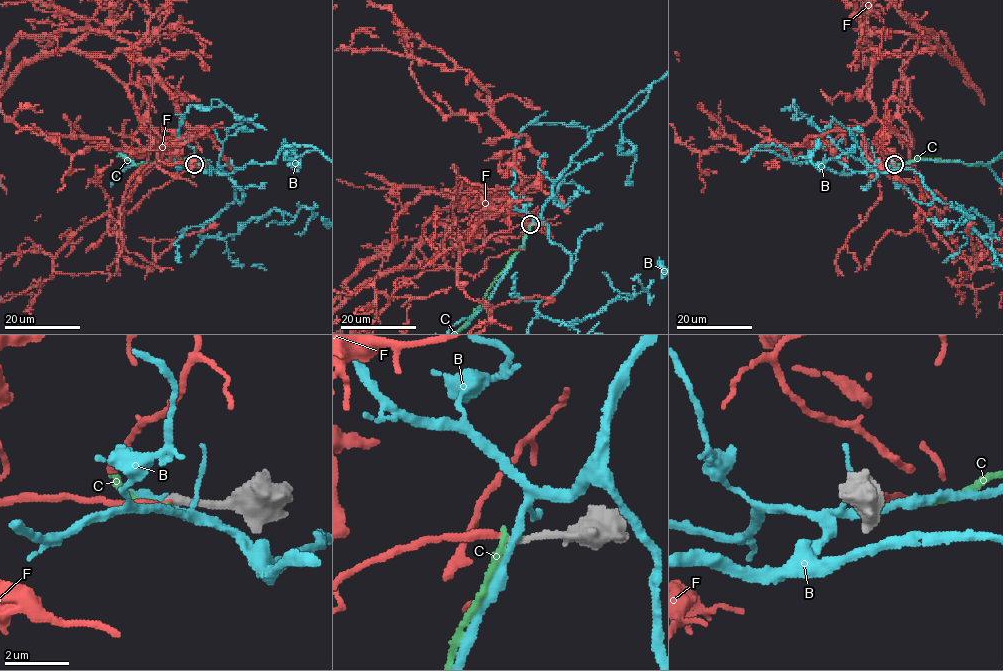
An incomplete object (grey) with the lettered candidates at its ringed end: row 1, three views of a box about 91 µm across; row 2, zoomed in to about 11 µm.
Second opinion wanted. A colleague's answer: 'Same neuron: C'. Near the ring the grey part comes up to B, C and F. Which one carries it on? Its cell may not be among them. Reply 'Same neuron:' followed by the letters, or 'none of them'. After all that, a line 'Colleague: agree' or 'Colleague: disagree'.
Same neuron: F
Colleague: disagree

